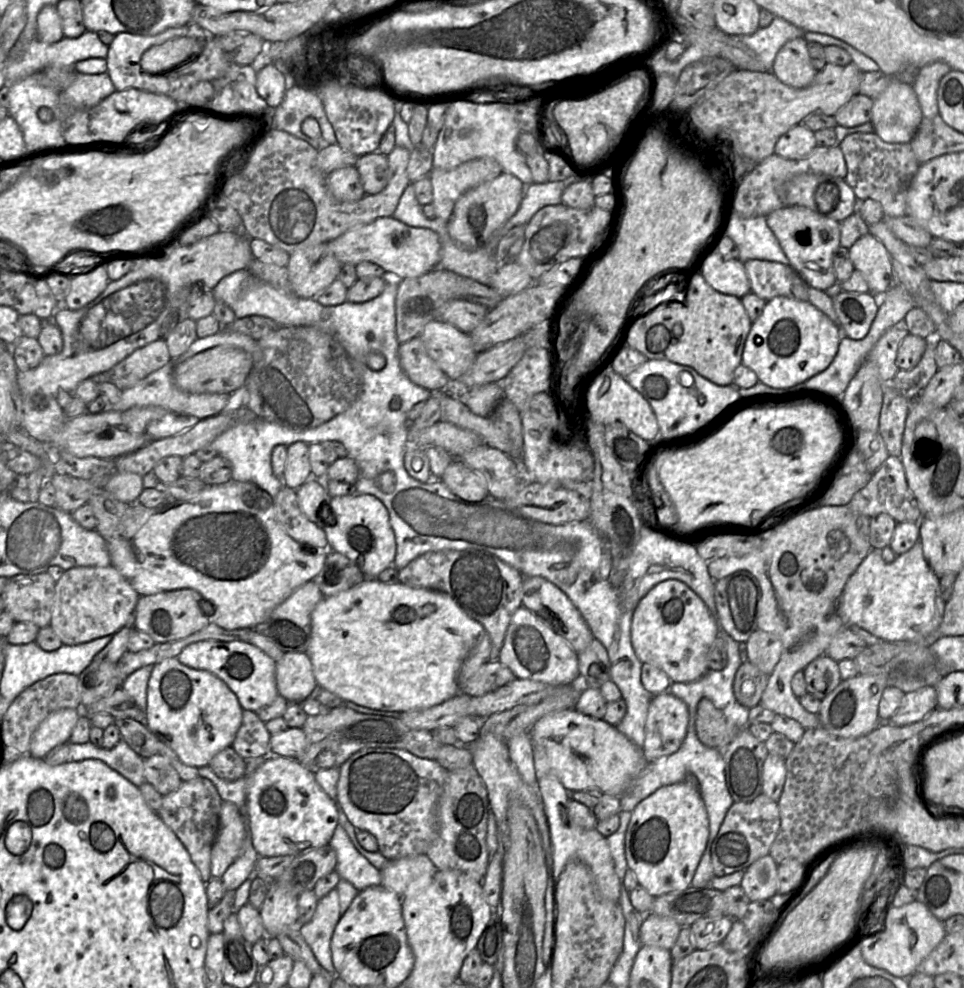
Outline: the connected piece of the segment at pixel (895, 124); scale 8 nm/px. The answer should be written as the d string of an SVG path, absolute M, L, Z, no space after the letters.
M893 80L873 100L870 123L873 126L873 133L882 141L902 144L912 140L922 118L913 86Z

